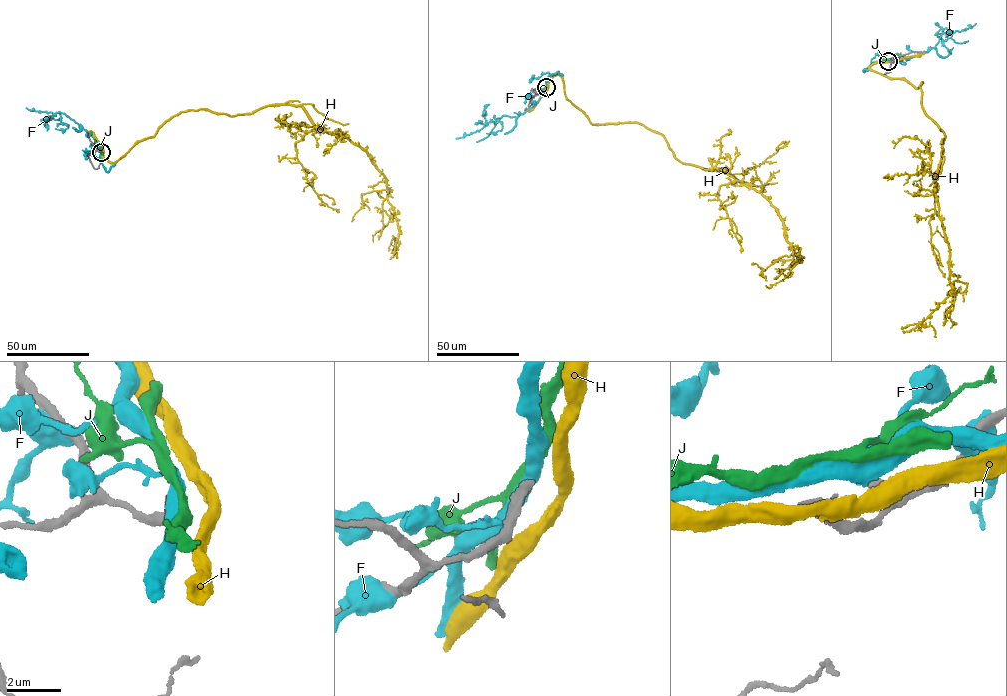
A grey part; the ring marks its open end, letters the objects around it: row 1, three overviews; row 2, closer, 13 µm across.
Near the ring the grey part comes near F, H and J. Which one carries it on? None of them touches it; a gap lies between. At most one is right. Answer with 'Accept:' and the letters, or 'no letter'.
Accept: no letter

